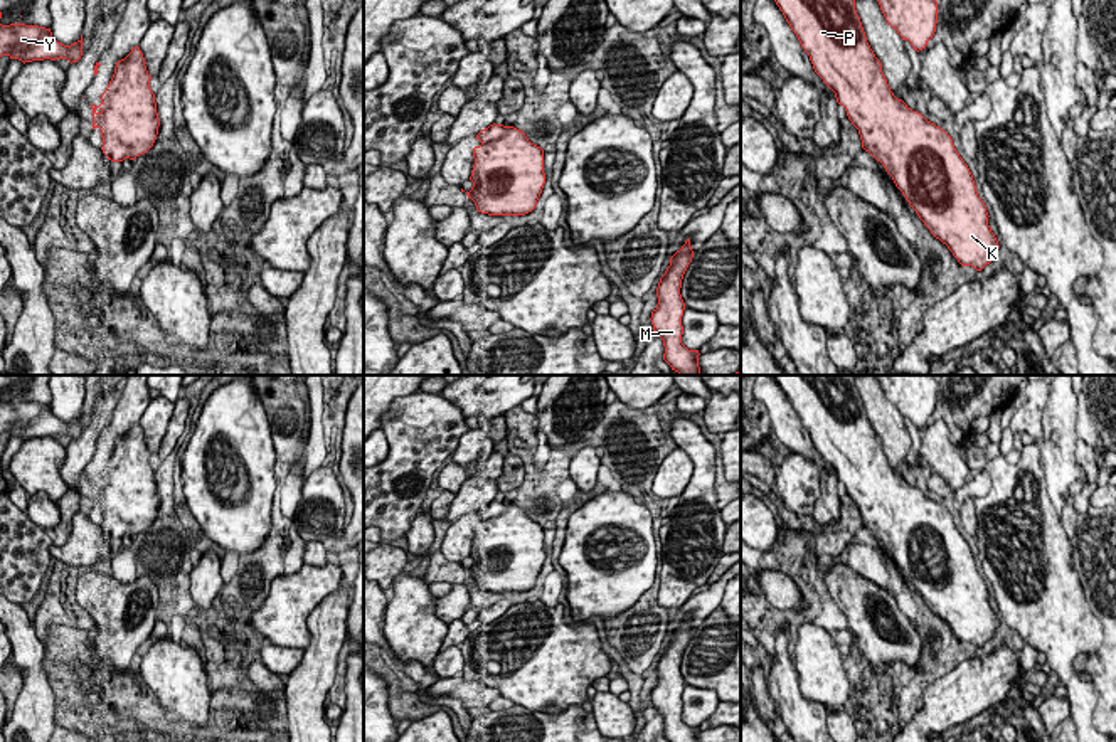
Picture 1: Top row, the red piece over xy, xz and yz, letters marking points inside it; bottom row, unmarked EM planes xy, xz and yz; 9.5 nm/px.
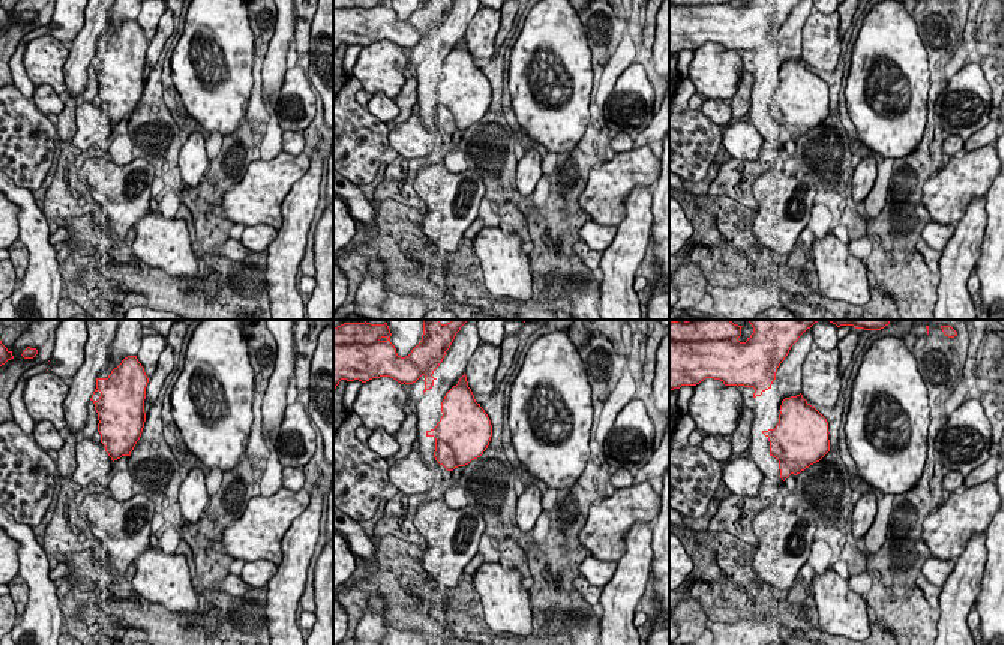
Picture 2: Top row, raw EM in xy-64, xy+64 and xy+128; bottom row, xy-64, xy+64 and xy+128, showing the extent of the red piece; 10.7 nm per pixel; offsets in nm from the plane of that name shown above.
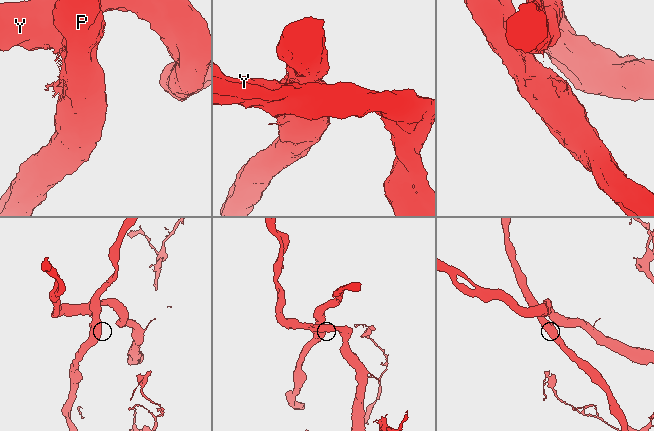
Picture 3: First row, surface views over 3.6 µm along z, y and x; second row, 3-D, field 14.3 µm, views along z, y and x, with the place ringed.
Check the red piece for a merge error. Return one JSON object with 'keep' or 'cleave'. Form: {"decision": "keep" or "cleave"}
{"decision": "cleave"}

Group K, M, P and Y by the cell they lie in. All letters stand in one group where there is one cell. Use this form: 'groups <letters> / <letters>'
groups K P / M Y

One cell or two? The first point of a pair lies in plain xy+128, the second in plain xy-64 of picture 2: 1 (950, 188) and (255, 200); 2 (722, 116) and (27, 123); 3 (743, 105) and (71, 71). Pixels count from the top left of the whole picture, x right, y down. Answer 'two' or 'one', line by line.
1: one
2: two
3: two

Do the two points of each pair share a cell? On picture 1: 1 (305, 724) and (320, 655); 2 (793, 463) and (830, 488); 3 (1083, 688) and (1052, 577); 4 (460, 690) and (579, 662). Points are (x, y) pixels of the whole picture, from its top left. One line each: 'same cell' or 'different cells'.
1: same cell
2: different cells
3: same cell
4: different cells

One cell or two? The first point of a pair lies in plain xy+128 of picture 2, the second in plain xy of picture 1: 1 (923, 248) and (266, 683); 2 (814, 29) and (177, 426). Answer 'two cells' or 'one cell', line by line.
1: one cell
2: two cells

